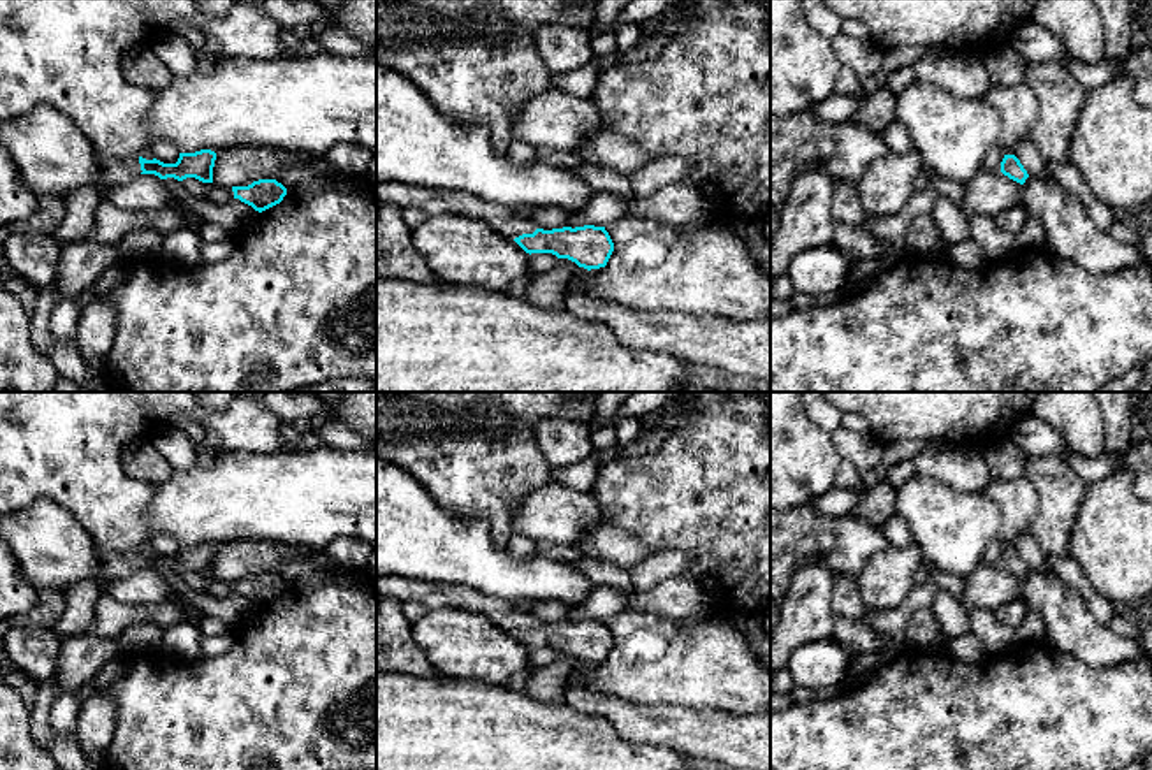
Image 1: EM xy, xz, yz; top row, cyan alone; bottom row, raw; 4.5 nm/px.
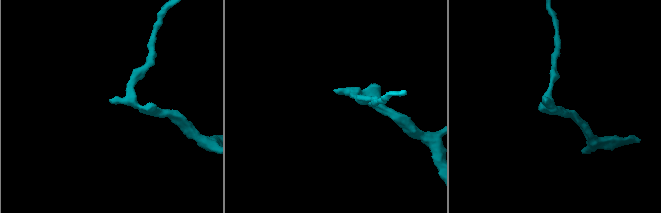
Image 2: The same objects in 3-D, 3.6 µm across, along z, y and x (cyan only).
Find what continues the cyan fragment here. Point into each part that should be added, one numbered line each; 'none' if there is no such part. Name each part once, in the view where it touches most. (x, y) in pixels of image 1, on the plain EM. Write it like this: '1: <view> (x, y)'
1: xz (435, 595)

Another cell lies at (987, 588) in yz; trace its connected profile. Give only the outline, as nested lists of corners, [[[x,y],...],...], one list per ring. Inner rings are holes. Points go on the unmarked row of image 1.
[[[980,564],[964,578],[964,598],[960,605],[969,610],[990,610],[1018,599],[1022,592],[1022,578],[1010,573],[1003,566]]]

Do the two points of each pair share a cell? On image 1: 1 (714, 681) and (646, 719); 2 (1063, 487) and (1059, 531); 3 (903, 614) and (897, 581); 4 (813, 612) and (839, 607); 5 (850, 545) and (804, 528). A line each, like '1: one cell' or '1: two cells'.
1: two cells
2: one cell
3: two cells
4: two cells
5: one cell

